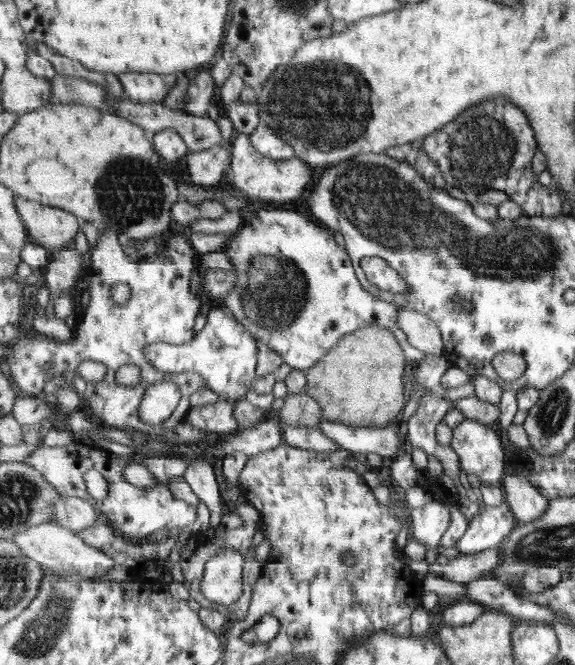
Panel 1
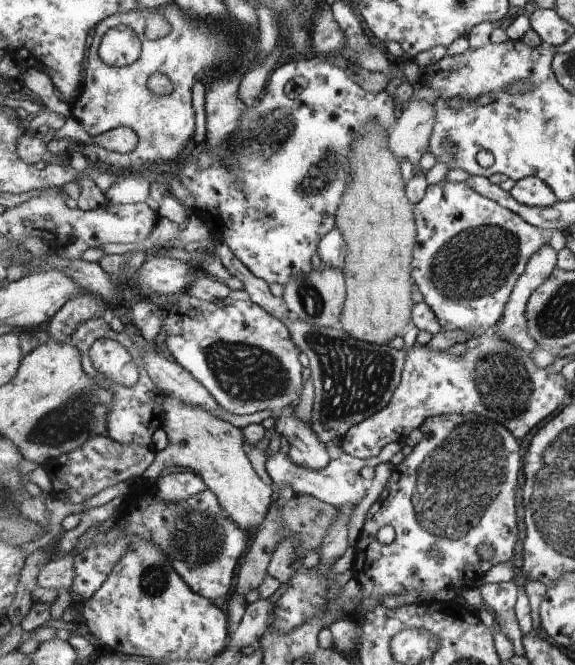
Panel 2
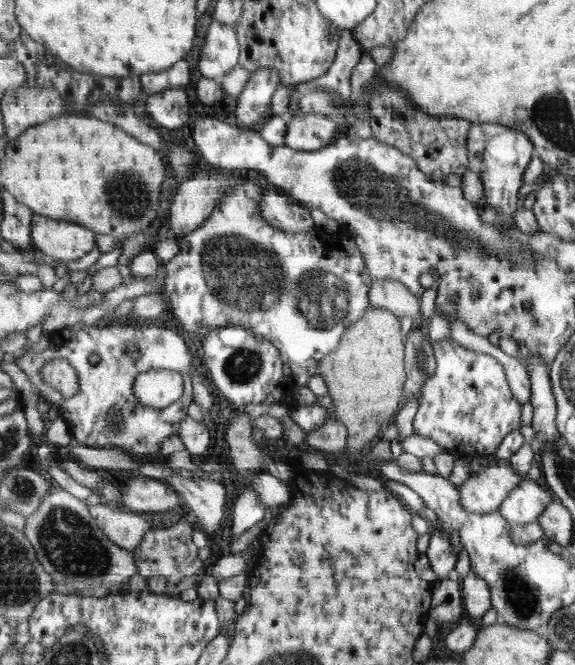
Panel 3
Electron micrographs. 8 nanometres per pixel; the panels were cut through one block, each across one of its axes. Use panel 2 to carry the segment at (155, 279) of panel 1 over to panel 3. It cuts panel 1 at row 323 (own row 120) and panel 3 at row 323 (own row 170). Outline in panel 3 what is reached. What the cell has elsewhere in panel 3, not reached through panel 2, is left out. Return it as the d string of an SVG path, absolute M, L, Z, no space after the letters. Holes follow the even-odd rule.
M119 322L109 326L100 324L85 325L79 330L65 328L51 333L49 347L41 353L33 353L33 350L29 349L31 345L34 345L31 343L27 346L26 353L15 360L30 376L30 379L37 386L37 390L39 390L41 396L49 398L49 395L53 394L53 407L55 405L59 406L57 413L68 422L74 443L100 449L117 448L124 452L129 452L132 456L138 457L141 460L146 459L146 461L150 461L150 459L162 456L161 452L167 439L170 439L173 435L180 434L183 419L186 418L187 412L189 412L189 406L191 406L191 402L194 402L195 398L195 384L193 384L194 380L192 380L195 370L193 362L195 355L193 352L189 353L189 350L193 351L193 349L187 345L185 338L181 335L181 332L169 330L165 326L155 328L155 326L143 325L140 328L136 328L136 326L129 326L126 322ZM130 344L134 344L138 348L138 352L140 352L138 357L132 357L128 353L128 346ZM95 353L99 355L100 360L97 364L91 364L89 362L89 356ZM57 359L68 360L69 364L77 370L79 384L81 386L79 386L79 392L73 398L63 398L53 386L49 386L49 383L42 375L42 369ZM151 368L176 370L183 374L185 377L184 396L175 402L175 404L162 409L139 403L139 399L135 397L135 379L146 370L151 370ZM117 417L121 417L122 420L116 422Z

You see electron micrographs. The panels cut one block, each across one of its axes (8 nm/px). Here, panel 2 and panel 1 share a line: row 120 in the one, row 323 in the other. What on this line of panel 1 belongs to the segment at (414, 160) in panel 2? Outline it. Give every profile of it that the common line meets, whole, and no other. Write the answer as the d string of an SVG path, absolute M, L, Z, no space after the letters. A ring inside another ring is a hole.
M399 310L399 326L408 341L425 354L445 355L446 343L437 324L425 314L415 310Z

